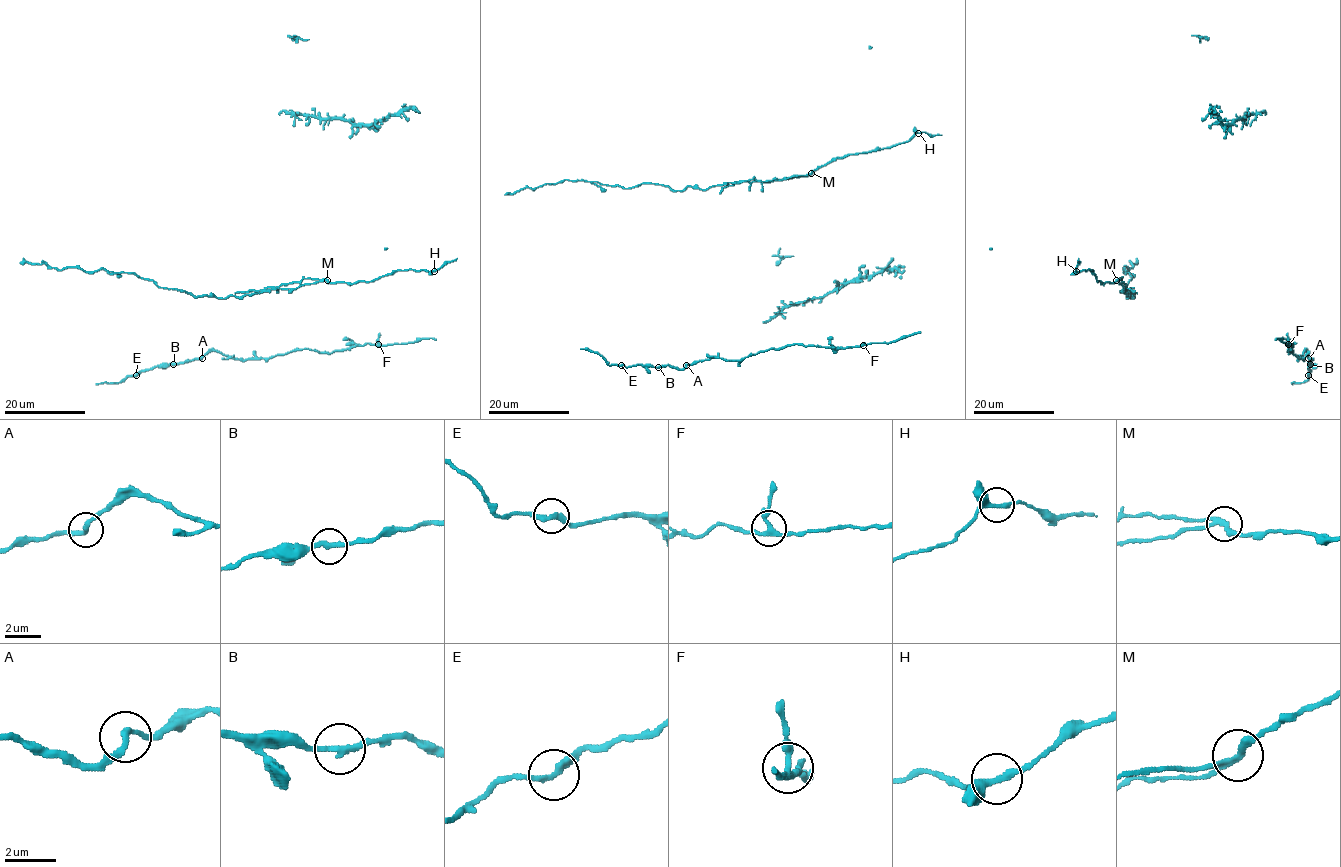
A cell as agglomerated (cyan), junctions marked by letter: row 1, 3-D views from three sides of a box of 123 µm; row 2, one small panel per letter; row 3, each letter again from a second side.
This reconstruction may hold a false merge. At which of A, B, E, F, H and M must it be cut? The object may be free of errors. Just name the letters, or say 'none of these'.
M

